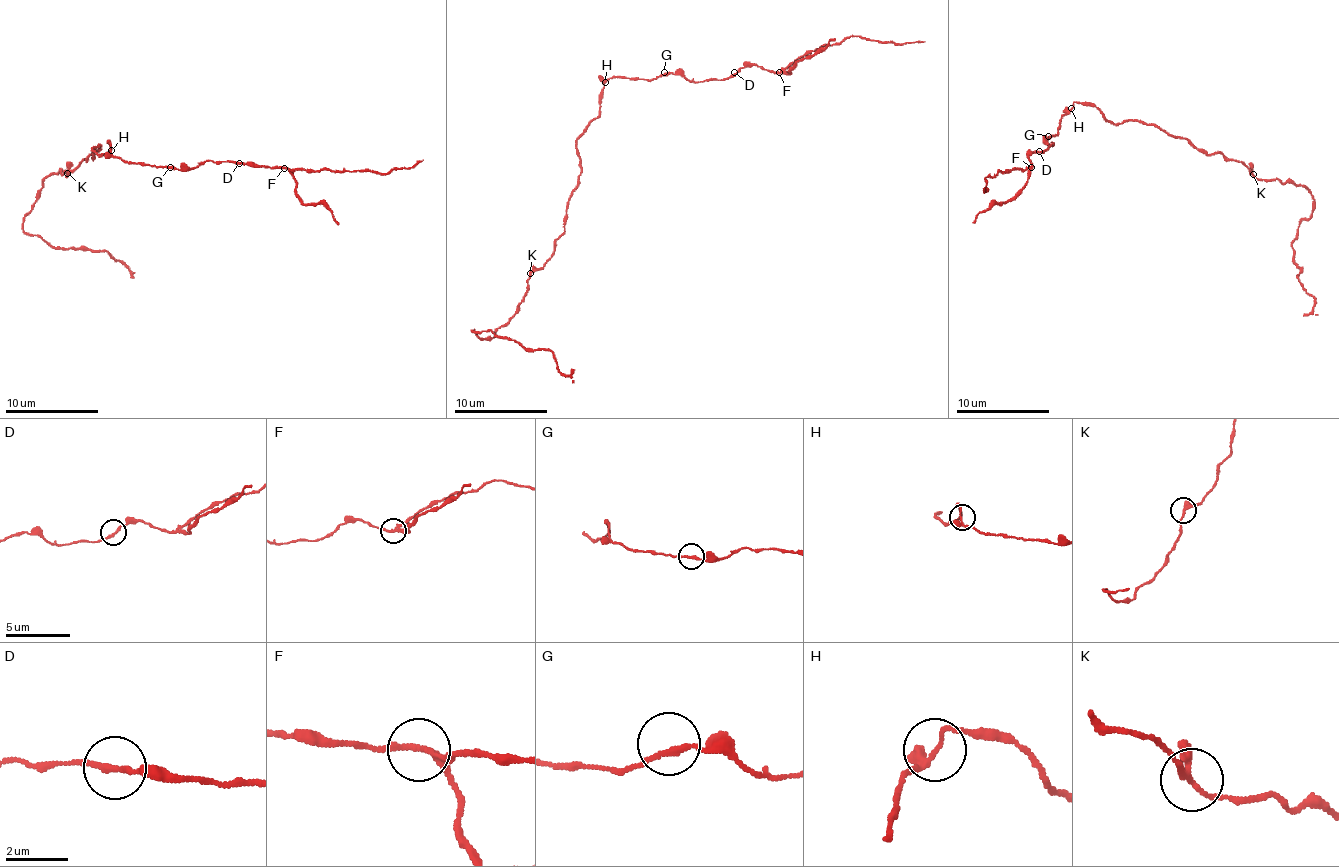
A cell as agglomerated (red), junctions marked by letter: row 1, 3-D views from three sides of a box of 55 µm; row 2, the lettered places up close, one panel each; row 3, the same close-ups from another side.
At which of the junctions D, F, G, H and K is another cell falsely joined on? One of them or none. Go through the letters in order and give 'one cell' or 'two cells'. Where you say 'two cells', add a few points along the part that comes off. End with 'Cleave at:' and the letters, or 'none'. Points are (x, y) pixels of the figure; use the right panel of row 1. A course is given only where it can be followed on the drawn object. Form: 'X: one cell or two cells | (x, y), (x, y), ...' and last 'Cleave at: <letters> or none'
D: one cell
F: two cells | (1032, 167), (1026, 184), (1002, 206), (989, 205), (973, 222)
G: one cell
H: one cell
K: one cell
Cleave at: F

